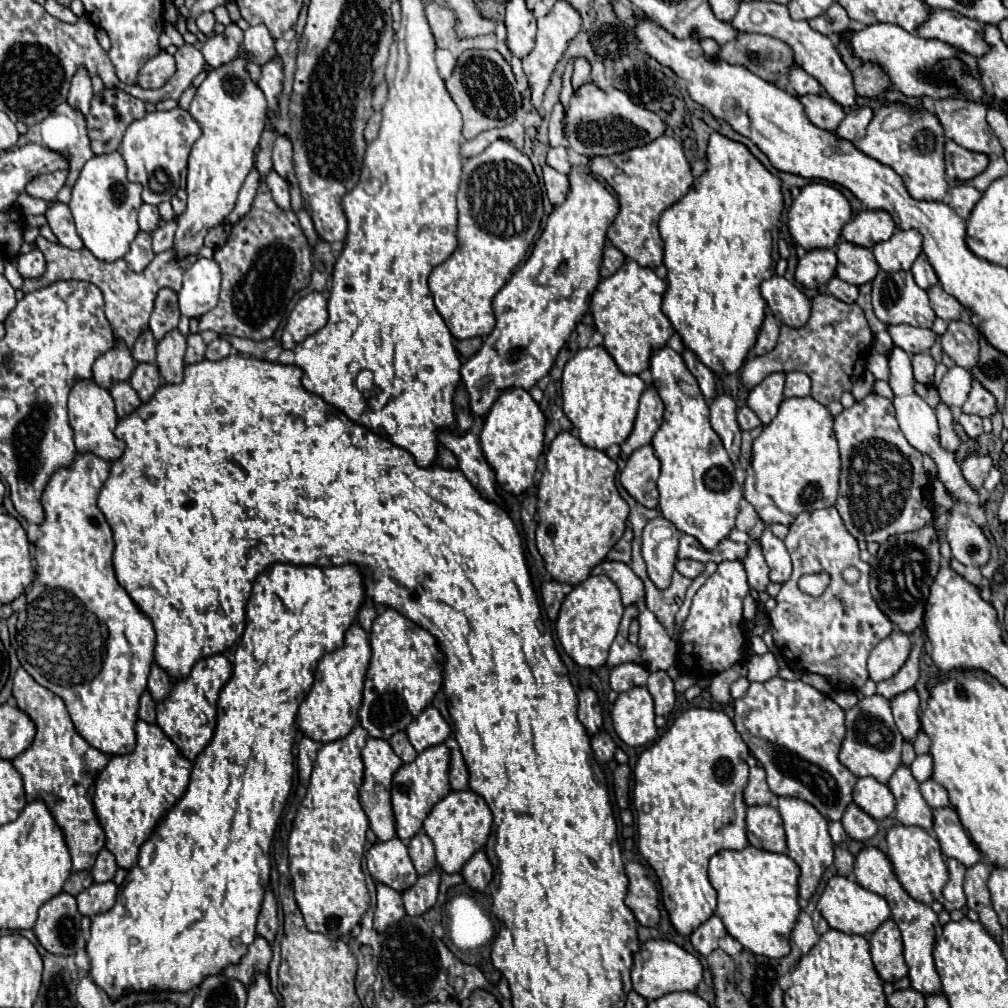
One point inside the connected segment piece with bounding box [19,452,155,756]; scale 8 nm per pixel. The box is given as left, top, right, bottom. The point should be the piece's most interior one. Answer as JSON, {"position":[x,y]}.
{"position":[84,639]}

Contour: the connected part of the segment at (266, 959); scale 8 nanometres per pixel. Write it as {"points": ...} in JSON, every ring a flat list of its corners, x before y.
{"points":[[257,936,255,942,249,946,249,952,241,958,241,962,225,968,225,976,239,980,245,988,249,988,259,972,267,972,269,962,271,962,271,946,267,940,261,940,261,936]]}

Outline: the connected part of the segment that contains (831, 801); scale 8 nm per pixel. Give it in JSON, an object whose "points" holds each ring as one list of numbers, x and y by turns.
{"points":[[773,678,763,684,751,682,747,694,735,700,733,708,735,708,735,728,741,734,743,742,747,744,751,756,755,756,759,764,765,768,771,792,775,796,801,798,811,806,815,806,829,822,839,822,847,806,853,802,851,792,857,782,857,776,839,762,839,750,845,738,845,710,839,704,835,704,829,696,815,690,813,686,801,680,789,682,783,678]]}

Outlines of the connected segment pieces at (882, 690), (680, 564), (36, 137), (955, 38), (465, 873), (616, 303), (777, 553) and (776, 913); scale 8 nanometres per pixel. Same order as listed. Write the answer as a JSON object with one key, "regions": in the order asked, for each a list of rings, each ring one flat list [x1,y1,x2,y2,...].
{"regions":[[[921,628,913,636,915,636,913,638,913,650,911,650,907,662,901,666,901,670,893,678,877,682,877,694,887,698,887,700,893,700,895,696,915,688,915,682,919,678,919,654,921,654,921,646,923,646]],[[677,560,675,568,677,568,677,572,681,572,683,576,693,580,693,578,697,578,705,570,705,564,697,562,697,560]],[[61,104,61,106,57,106,57,108,51,112,51,116,47,116,41,124,35,124,33,128,29,128,27,134,23,134,23,136,19,138,19,144,17,144,17,146,25,144,25,142,37,142,37,144,41,144,43,148,61,152,61,154,65,154,65,156,69,158,69,178,67,178,67,182,65,182,65,188,61,188,61,192,59,192,59,196,57,196,59,202,69,204,69,200,71,200,71,188,73,188,73,184,77,182,77,178,79,178,79,174,81,174,81,168,85,166,87,160,93,158,93,152,91,152,91,148,89,148,85,118,83,118,77,110,69,108,69,104]],[[931,10,927,20,917,28,917,36,929,40,947,42,969,56,983,56,989,46,981,40,981,24,959,12,949,10]],[[479,850,479,852,463,866,461,876,463,876,463,880,469,884,469,888,475,890,475,892,483,892,483,890,489,886,489,882,493,880,493,868,491,868,491,864,489,864,489,860,487,860,487,856,485,856,483,850]],[[627,260,615,274,603,278,597,284,589,302,589,310,597,332,605,338,605,350,611,354,621,372,639,374,647,370,651,350,665,346,671,338,673,326,661,312,665,290,667,284,651,268,641,268,633,260]],[[765,526,761,538,759,538,759,544,761,544,761,550,763,550,763,556,765,556,765,562,771,570,771,582,785,582,789,580,791,576,791,558,789,558,789,552,783,544,783,540,779,540,773,532,771,532,771,526]],[[753,846,739,852,721,850,709,860,709,882,717,890,715,914,745,950,769,958,783,958,789,954,789,938,799,916,797,878,799,866,787,854,775,854]]]}

